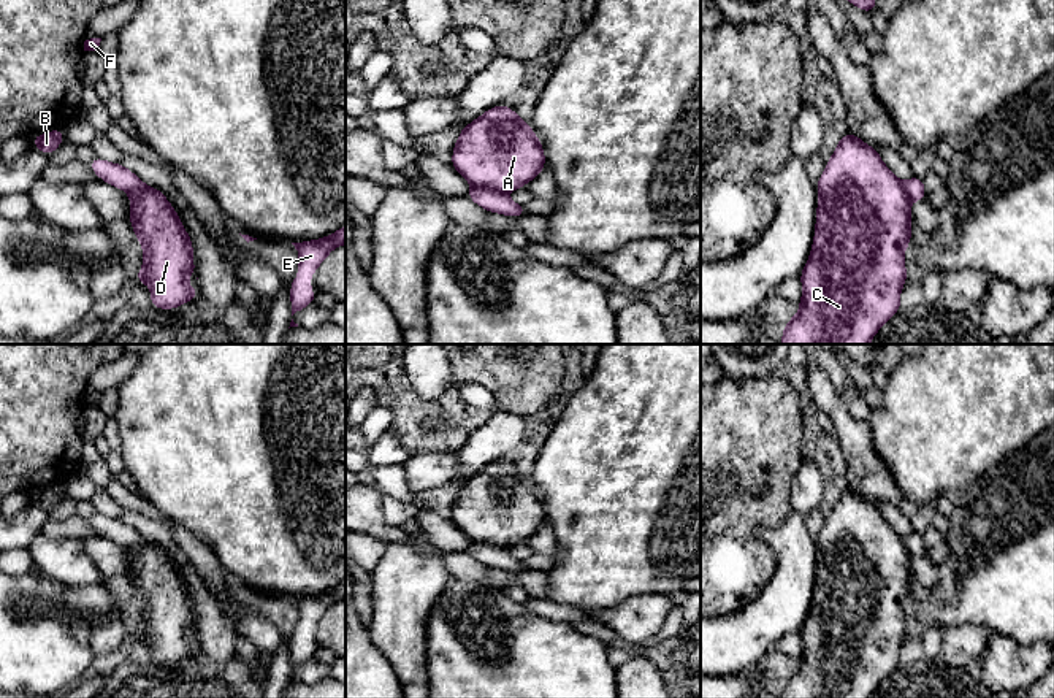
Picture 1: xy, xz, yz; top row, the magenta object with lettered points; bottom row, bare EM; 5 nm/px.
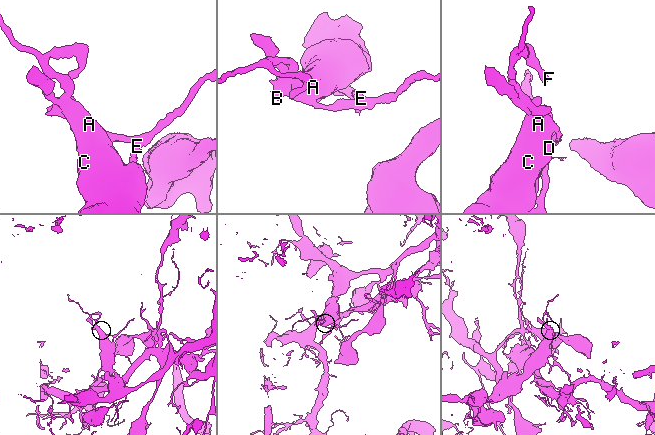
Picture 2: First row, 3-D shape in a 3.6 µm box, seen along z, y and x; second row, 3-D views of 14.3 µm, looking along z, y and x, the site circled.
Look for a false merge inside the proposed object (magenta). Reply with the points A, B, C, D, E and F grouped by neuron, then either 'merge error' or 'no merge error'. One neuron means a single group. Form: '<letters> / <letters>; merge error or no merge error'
A C D / B E F; merge error

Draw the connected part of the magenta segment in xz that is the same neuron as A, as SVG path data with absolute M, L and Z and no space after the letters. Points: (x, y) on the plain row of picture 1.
M498 460L461 484L452 522L472 543L504 549L533 536L545 524L545 508L528 477Z

